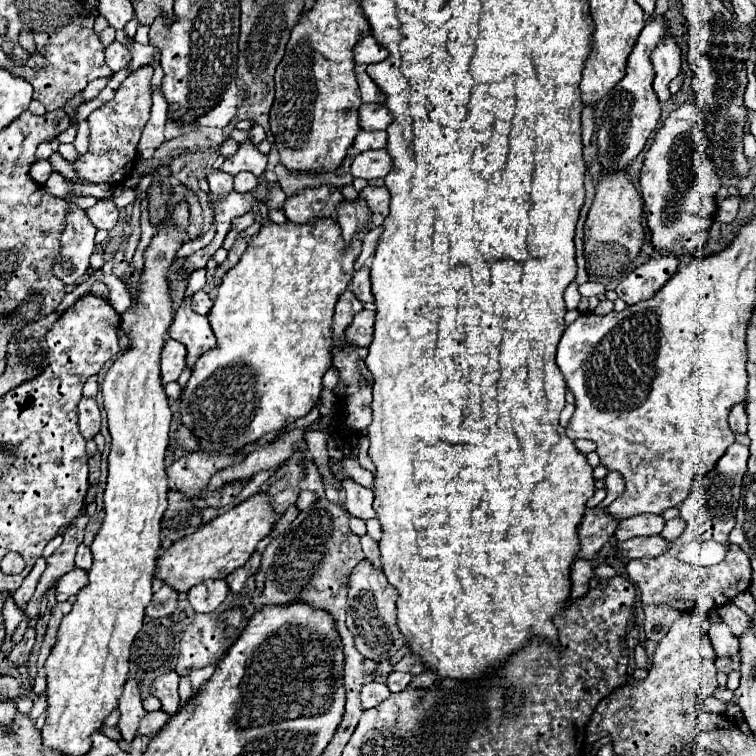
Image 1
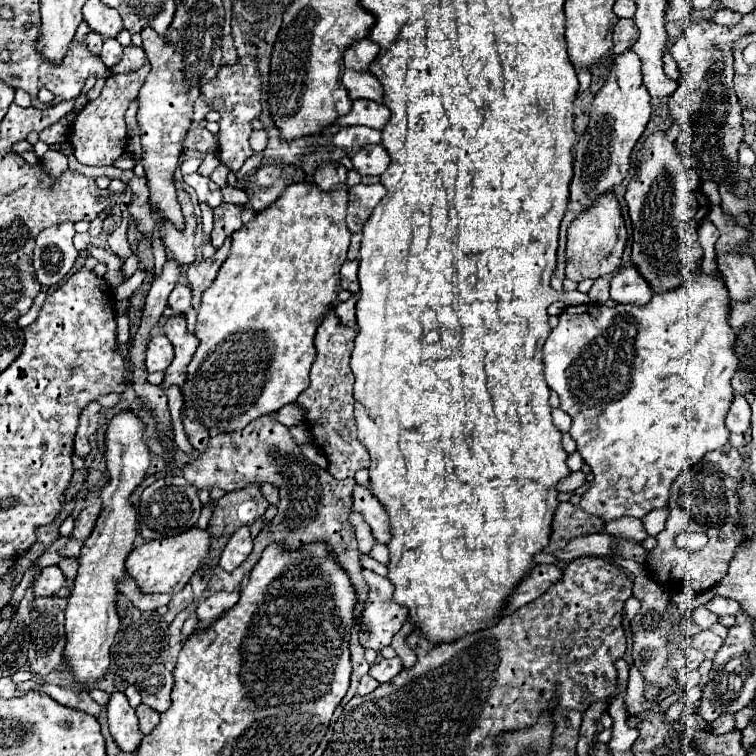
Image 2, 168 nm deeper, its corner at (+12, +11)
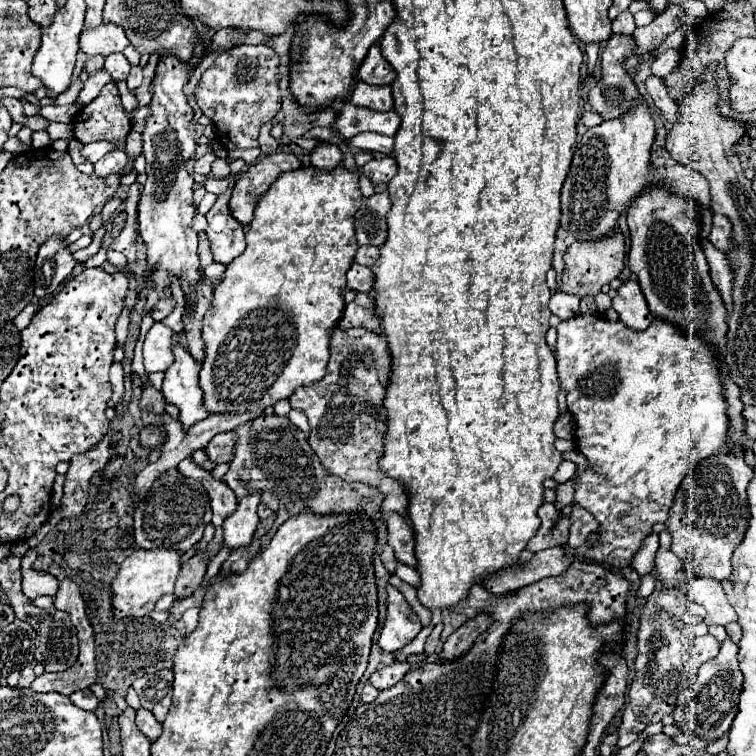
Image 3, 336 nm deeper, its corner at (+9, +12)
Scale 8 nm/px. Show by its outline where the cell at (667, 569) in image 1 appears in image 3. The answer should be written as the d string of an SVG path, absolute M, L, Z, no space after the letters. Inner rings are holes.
M717 454L701 460L683 480L669 512L667 526L673 536L671 552L685 560L689 570L697 576L711 576L717 580L727 580L731 576L731 554L737 544L741 544L749 522L745 490L751 478L753 470L741 456Z

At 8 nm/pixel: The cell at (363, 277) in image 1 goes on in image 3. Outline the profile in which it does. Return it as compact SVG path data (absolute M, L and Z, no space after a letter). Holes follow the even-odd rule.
M353 264L351 270L347 272L347 286L353 292L371 292L373 290L373 282L375 282L375 274L367 266Z

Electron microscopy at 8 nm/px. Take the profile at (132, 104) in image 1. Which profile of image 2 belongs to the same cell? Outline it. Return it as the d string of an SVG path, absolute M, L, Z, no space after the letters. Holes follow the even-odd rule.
M146 63L136 71L108 77L100 97L96 97L94 101L88 101L88 105L78 113L70 129L70 143L74 147L74 157L82 165L112 165L126 151L124 113L128 109L128 103L138 95L148 71L150 71L150 65Z

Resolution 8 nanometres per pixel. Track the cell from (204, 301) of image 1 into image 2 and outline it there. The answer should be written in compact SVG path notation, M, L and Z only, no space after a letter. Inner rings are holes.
M176 285L168 297L168 305L176 313L186 313L192 305L192 289L188 285Z

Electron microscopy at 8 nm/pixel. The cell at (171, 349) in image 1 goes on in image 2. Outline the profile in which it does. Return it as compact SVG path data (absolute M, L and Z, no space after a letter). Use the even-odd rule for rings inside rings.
M156 335L150 339L146 349L146 369L148 373L166 371L174 357L174 345L168 341L166 335Z

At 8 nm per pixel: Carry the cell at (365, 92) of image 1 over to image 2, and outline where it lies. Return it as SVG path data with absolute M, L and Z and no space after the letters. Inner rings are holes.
M344 69L342 83L350 95L350 99L372 99L382 101L382 85L370 71L354 71Z

